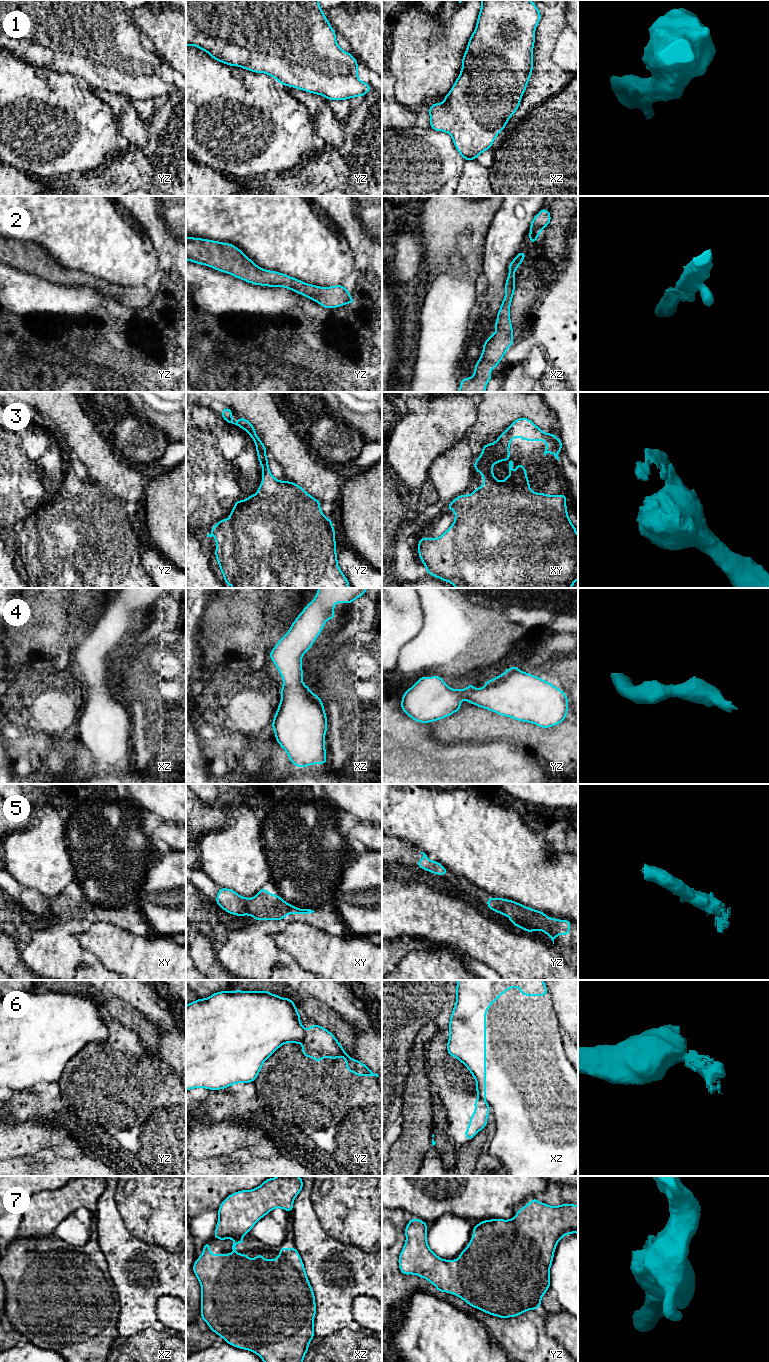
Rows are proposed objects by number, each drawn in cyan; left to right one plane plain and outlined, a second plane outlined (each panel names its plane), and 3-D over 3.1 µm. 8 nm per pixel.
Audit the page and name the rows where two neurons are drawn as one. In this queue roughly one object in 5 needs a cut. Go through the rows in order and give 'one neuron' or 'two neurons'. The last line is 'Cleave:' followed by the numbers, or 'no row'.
1: one neuron
2: one neuron
3: one neuron
4: one neuron
5: one neuron
6: two neurons
7: one neuron
Cleave: 6

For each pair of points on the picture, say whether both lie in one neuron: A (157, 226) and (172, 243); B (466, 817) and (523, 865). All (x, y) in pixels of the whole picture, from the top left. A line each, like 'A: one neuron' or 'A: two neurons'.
A: one neuron
B: one neuron

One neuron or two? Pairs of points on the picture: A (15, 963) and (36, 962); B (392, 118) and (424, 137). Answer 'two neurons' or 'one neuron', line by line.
A: two neurons
B: two neurons

